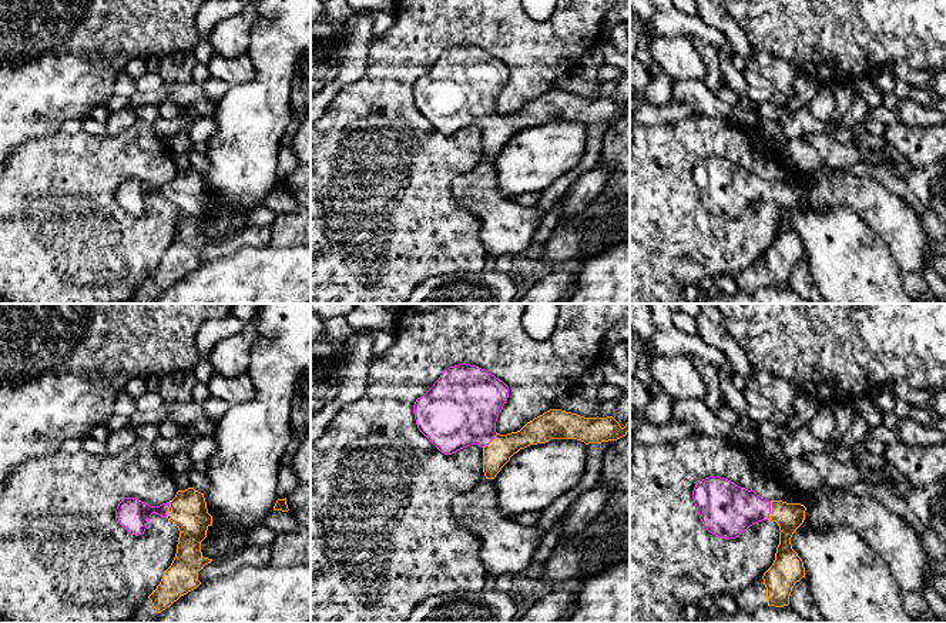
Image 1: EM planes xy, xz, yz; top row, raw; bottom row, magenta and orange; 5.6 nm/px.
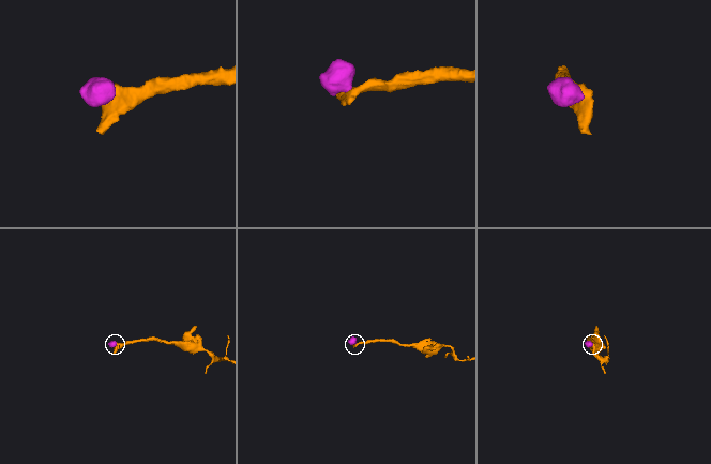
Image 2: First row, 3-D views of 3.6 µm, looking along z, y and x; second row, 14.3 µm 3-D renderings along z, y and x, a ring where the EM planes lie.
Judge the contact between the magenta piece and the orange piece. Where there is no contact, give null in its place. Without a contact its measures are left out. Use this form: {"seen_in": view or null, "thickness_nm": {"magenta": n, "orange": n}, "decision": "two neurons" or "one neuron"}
{"seen_in": "yz", "thickness_nm": {"magenta": 300, "orange": 160}, "decision": "one neuron"}

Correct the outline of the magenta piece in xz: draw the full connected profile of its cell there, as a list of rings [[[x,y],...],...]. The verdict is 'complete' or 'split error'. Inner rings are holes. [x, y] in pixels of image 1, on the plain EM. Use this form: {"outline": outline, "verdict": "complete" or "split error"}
{"outline": [[[459,44],[445,50],[433,67],[413,86],[417,110],[445,135],[456,134],[470,125],[483,128],[483,153],[486,160],[494,160],[510,138],[530,125],[546,124],[550,120],[577,120],[588,124],[617,121],[627,115],[630,103],[624,108],[613,98],[584,98],[561,90],[550,90],[527,103],[520,111],[507,115],[496,113],[496,103],[509,78],[509,67],[470,44]]], "verdict": "split error"}

